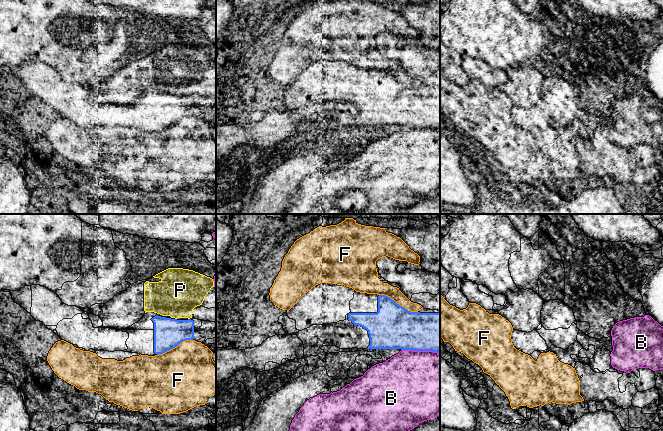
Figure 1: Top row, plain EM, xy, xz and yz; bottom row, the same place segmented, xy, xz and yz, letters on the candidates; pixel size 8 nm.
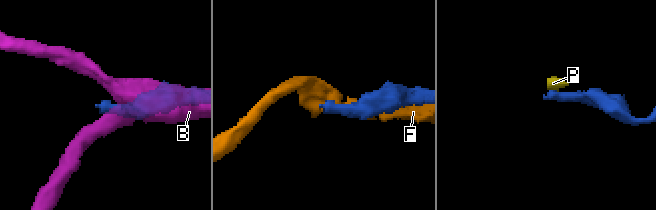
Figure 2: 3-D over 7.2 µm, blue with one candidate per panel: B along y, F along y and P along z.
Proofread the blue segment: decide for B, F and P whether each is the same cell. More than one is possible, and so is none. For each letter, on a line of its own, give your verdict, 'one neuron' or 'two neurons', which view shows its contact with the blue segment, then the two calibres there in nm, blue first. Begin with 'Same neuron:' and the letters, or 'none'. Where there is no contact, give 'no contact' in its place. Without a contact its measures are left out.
Same neuron: none
B: two neurons; contact in xz; calibres 320 and 500 nm
F: two neurons; contact in xz; calibres 360 and 130 nm
P: two neurons; no contact

